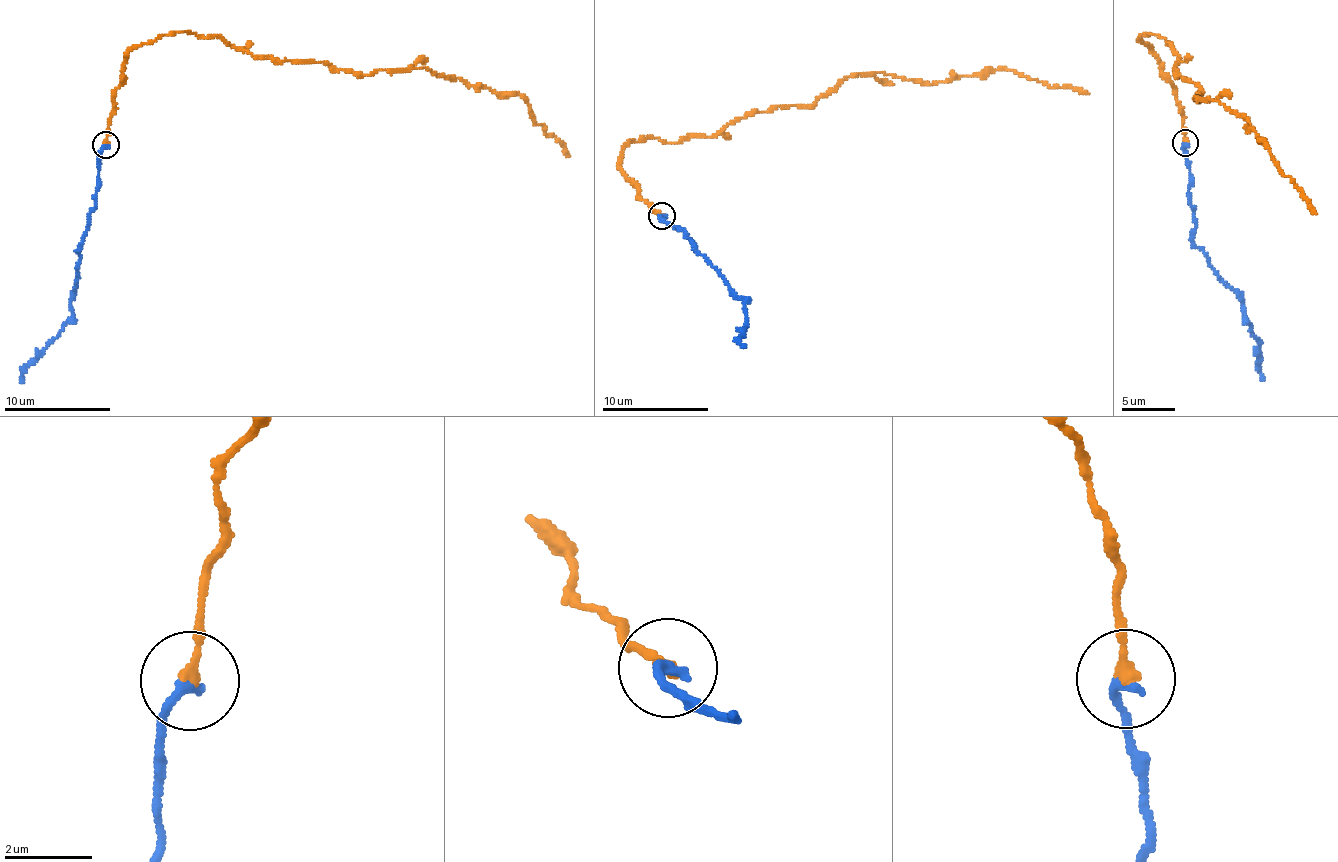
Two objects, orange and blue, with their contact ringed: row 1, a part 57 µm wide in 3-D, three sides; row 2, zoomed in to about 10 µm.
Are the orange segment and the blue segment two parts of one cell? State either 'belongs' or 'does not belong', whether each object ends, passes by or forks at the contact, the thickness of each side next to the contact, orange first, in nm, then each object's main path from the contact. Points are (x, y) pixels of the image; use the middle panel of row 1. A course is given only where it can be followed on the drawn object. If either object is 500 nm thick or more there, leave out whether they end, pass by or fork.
belongs | orange ends | blue ends | 240/240 nm | orange via (663, 215), (620, 166), (631, 140), (712, 137), (849, 77), (936, 84), (999, 70), (1089, 94) | blue via (663, 215), (660, 218), (685, 228), (686, 237), (731, 290), (745, 300), (748, 318), (739, 341), (745, 347)

